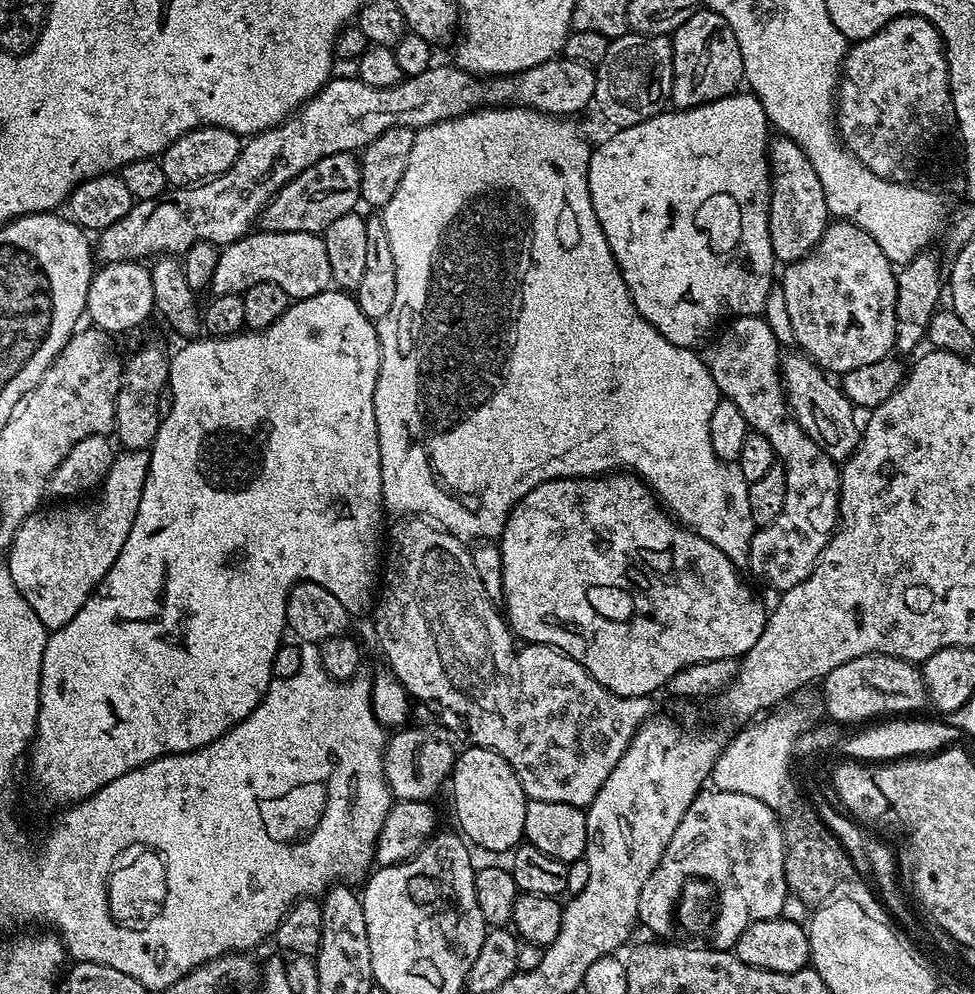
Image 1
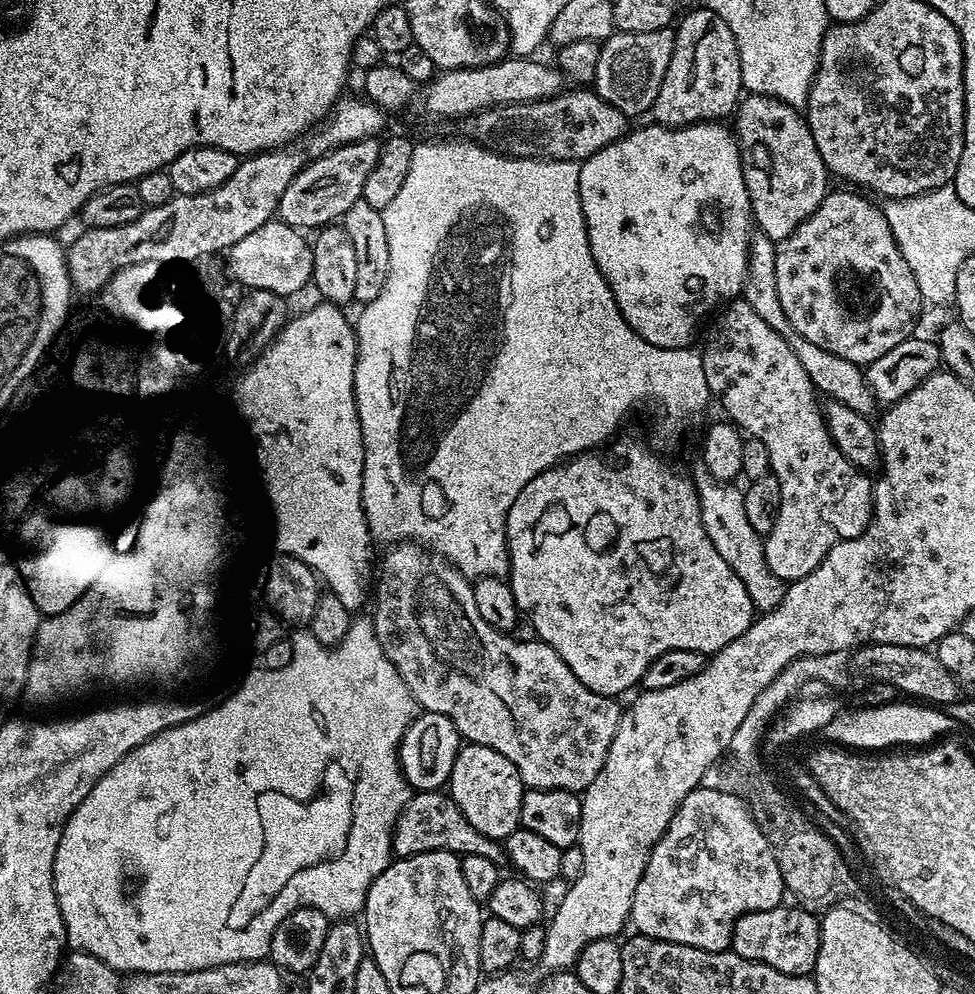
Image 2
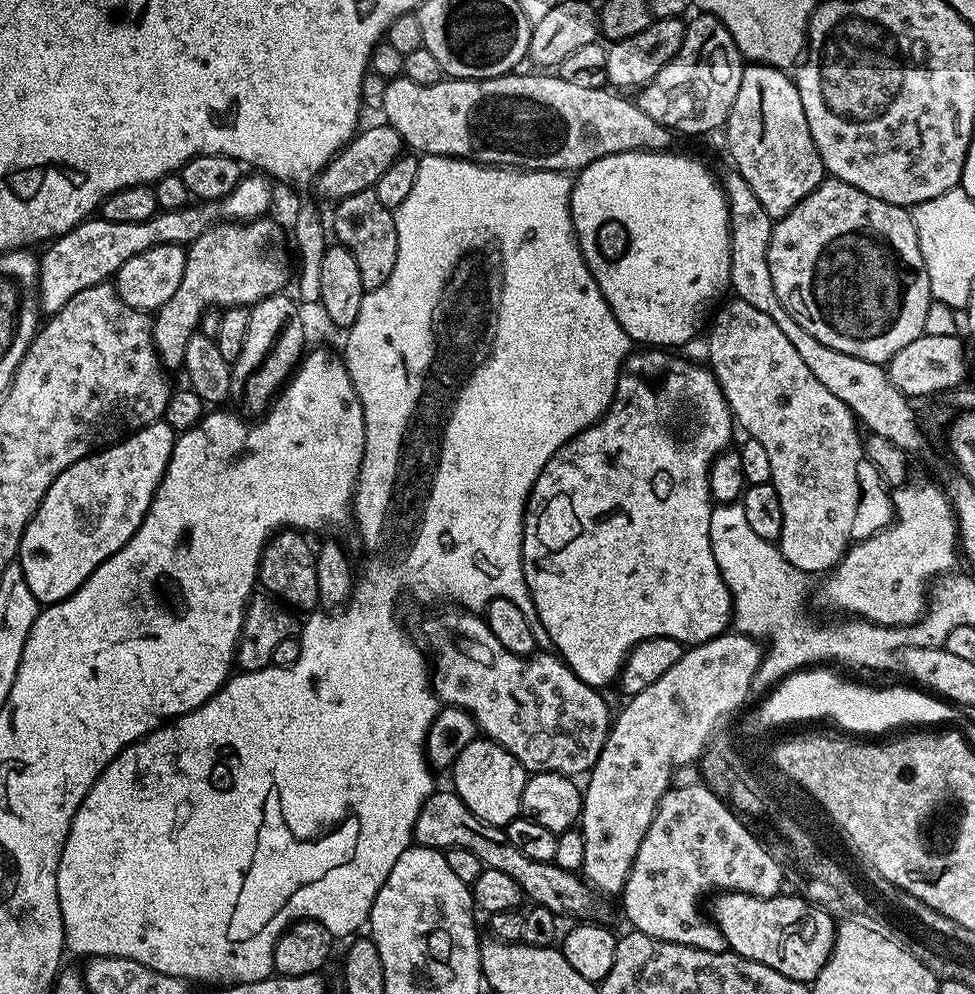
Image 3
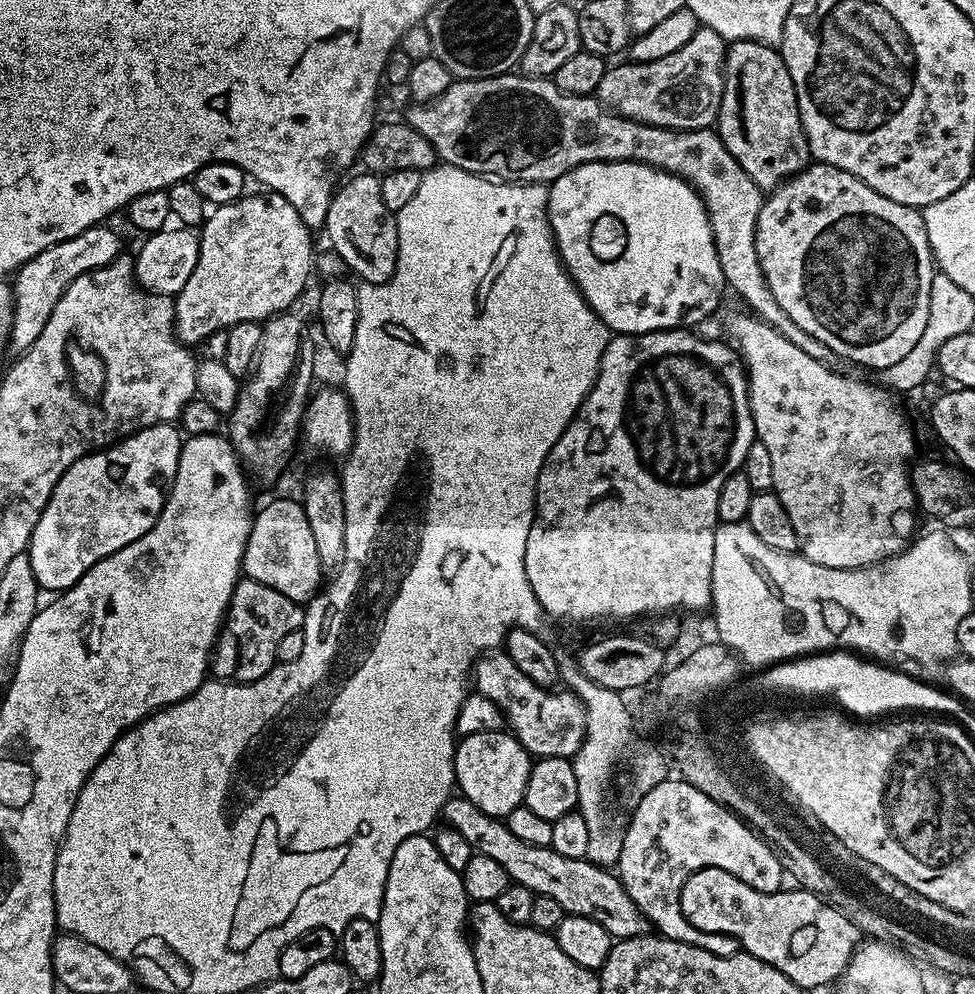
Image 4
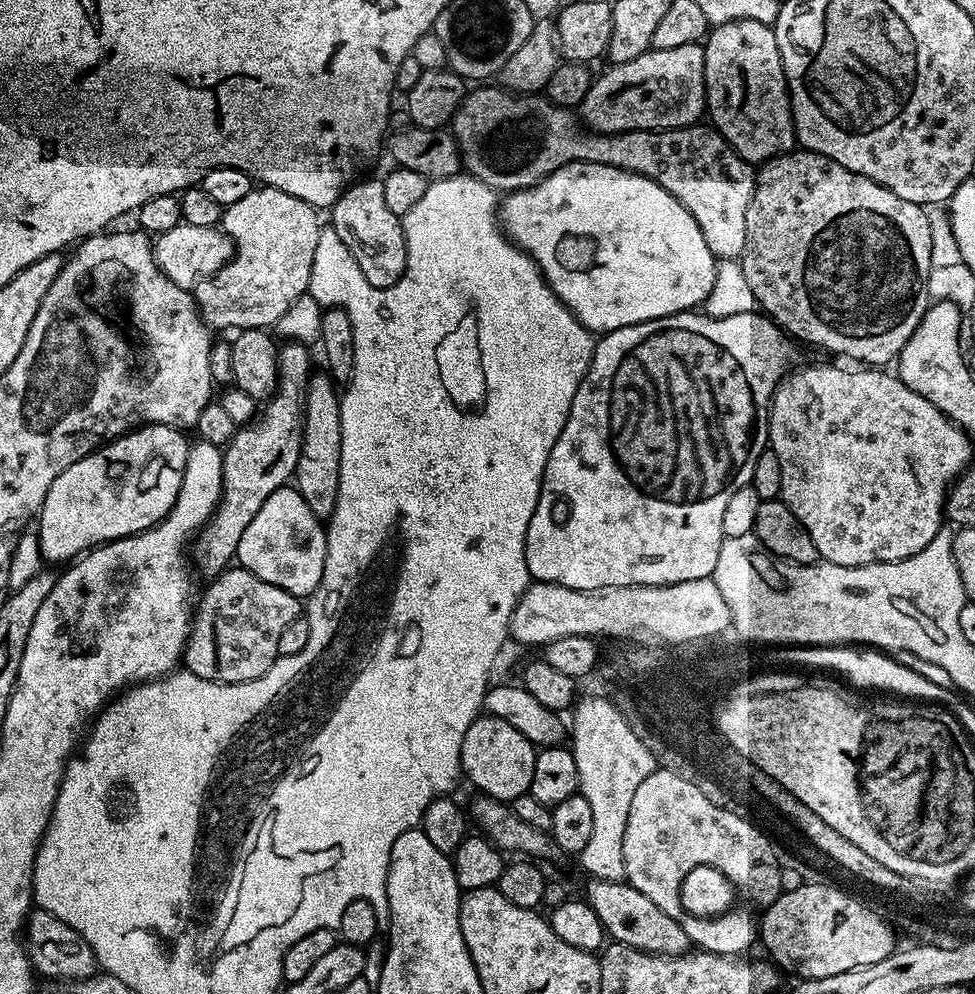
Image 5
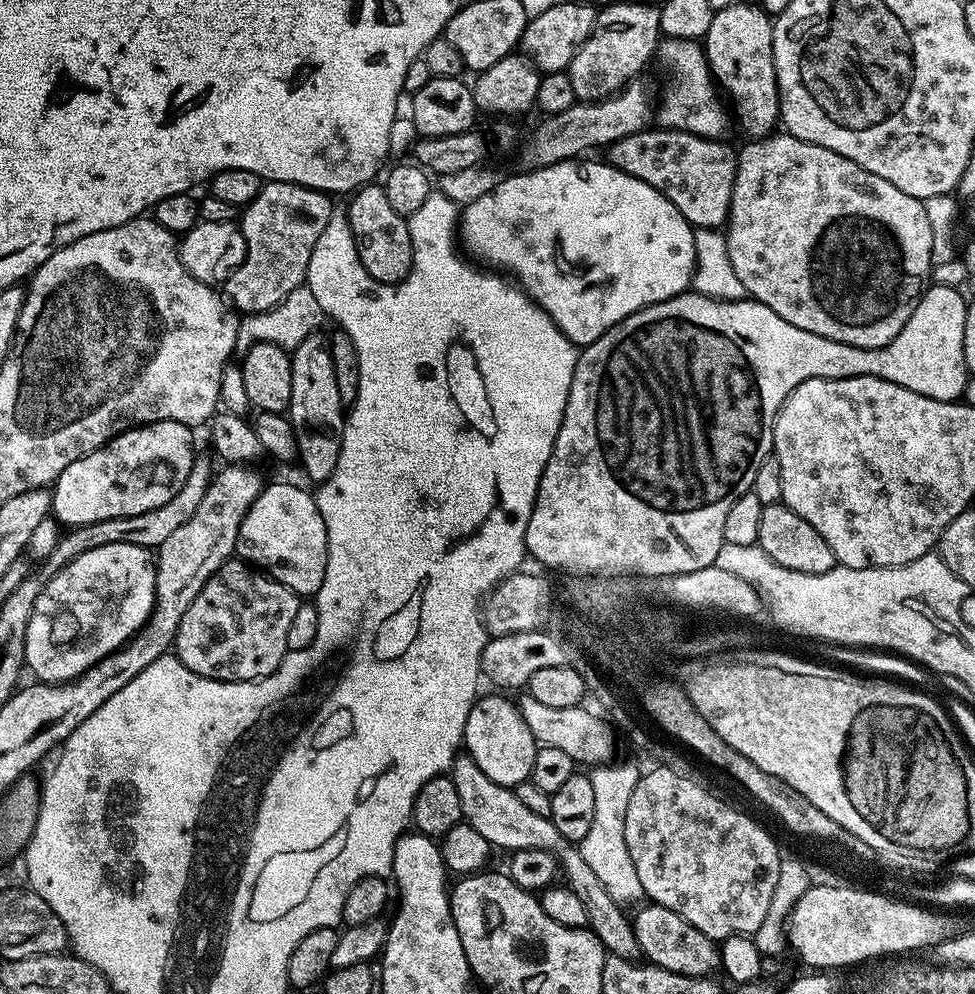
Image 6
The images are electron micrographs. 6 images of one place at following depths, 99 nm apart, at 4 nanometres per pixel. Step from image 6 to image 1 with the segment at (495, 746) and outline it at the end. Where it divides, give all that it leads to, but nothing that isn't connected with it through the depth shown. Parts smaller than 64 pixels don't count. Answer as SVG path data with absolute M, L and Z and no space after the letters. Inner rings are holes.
M465 747L465 752L461 751L457 755L450 777L452 784L452 804L456 807L456 820L460 823L459 831L473 845L485 848L488 852L511 853L524 840L524 827L526 826L526 806L528 805L528 795L522 790L522 782L518 782L518 774L495 750L485 748Z

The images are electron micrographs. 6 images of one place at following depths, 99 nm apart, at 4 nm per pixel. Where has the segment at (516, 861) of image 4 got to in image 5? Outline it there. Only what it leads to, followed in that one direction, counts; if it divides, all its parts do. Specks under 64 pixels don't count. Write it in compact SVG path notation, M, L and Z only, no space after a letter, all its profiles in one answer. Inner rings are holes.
M589 879L586 902L598 914L605 933L615 943L625 944L634 950L649 952L655 956L683 956L689 951L690 941L686 930L670 918L663 910L658 910L642 890L634 890L634 886L618 880Z

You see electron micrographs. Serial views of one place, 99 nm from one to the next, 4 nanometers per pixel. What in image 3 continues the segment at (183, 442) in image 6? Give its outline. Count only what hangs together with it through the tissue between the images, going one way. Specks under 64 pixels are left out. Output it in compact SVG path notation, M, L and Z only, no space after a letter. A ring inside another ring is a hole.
M157 422L147 424L144 428L139 428L132 435L124 437L119 444L111 444L108 448L101 448L99 452L92 453L91 456L82 458L78 462L74 462L74 466L70 466L66 470L62 470L62 474L58 474L58 478L54 478L54 482L50 486L50 490L46 490L46 498L42 498L42 502L38 506L38 510L32 515L32 520L26 526L26 530L20 539L20 551L18 553L18 562L22 566L22 574L26 578L26 586L30 586L30 594L34 594L36 603L41 606L56 604L60 600L65 600L70 594L74 594L74 590L78 590L86 582L86 578L103 562L106 558L110 558L122 546L126 546L126 542L130 542L130 538L138 530L138 526L143 522L144 515L147 514L149 508L152 507L152 500L156 497L156 491L160 485L160 479L168 470L170 462L170 454L172 448L176 444L177 433L173 432L169 424Z

